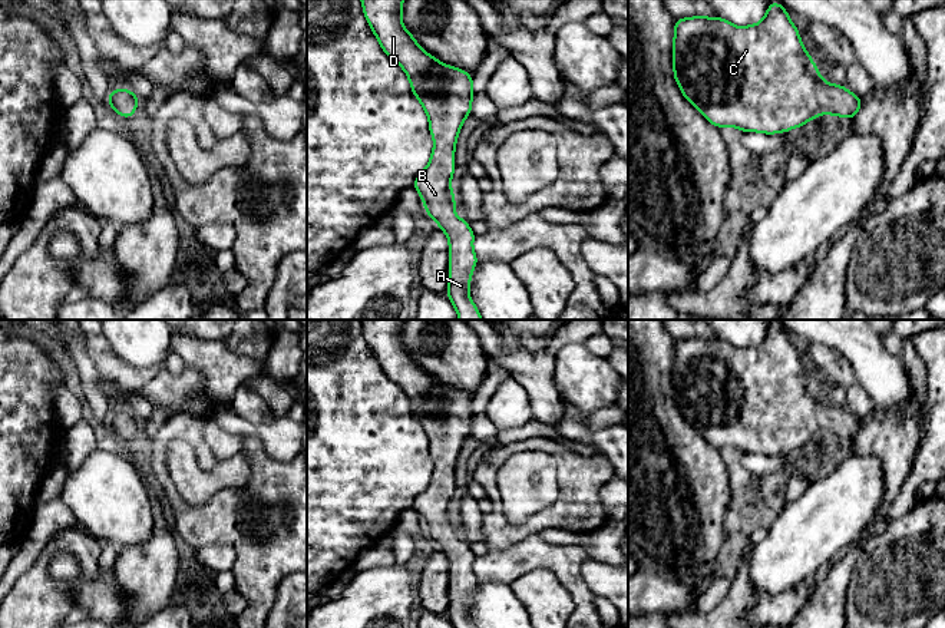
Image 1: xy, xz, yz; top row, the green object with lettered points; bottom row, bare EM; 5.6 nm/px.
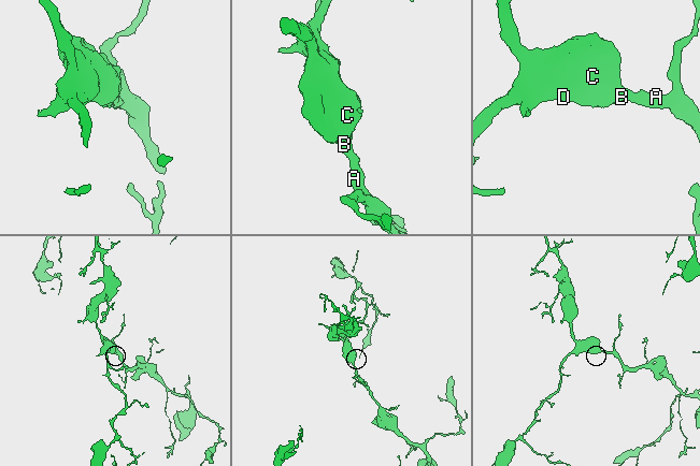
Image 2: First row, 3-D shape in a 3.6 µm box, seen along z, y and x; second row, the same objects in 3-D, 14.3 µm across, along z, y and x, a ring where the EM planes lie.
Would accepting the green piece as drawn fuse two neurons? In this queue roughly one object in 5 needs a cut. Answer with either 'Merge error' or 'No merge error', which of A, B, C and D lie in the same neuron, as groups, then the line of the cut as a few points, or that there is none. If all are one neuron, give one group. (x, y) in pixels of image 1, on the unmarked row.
No merge error. Groups: A B C D. No split

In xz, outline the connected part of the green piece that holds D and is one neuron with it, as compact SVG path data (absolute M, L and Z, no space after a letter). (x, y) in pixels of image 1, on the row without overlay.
M360 320L363 334L383 373L407 396L413 416L429 439L429 452L433 459L433 472L427 487L416 498L413 509L420 515L427 536L449 561L449 608L446 617L453 628L476 628L467 611L472 592L478 585L473 572L475 553L466 541L455 535L455 515L450 502L455 495L455 467L465 440L470 436L473 420L472 394L449 387L426 374L402 344L404 320Z

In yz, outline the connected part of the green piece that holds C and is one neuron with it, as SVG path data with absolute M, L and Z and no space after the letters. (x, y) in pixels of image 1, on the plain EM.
M770 323L760 344L737 348L723 338L694 337L675 340L673 363L674 400L683 417L716 449L733 447L741 453L773 456L802 449L823 434L852 442L862 429L862 419L845 407L829 406L804 370L797 348L783 325Z

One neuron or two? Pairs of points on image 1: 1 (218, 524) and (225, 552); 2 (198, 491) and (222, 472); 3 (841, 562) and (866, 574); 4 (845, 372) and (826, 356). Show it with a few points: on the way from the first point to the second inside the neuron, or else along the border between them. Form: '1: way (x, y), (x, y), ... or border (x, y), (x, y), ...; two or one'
1: border (195, 548), (227, 544), (234, 551), (235, 561); two
2: way (204, 485), (217, 478); one
3: border (863, 546), (853, 567), (845, 601); two
4: way (841, 370), (830, 360); one

